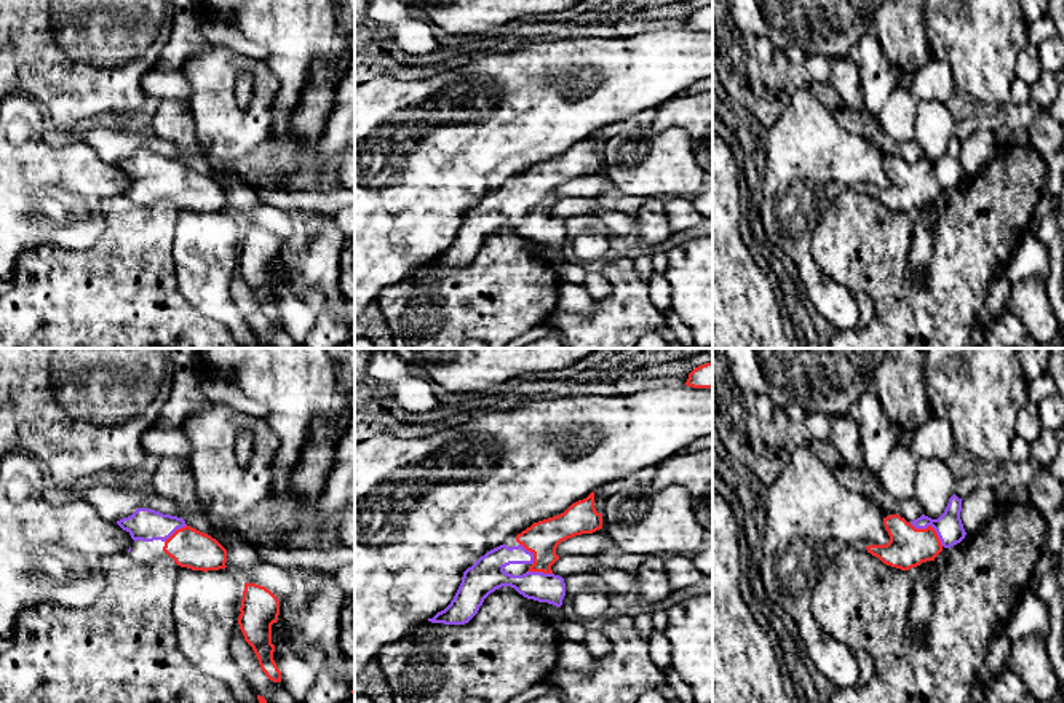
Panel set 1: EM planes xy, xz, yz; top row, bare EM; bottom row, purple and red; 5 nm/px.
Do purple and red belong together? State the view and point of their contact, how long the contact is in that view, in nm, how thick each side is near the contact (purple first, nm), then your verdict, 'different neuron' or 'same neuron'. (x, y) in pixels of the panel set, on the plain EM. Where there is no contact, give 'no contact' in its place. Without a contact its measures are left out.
contact yz (930, 166); length 200 nm; calibres 140 and 200 nm; same neuron

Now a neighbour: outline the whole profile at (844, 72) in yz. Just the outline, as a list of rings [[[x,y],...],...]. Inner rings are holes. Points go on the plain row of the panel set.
[[[828,58],[831,67],[831,85],[845,101],[845,104],[858,112],[864,112],[864,101],[860,83],[860,70],[850,58]]]

